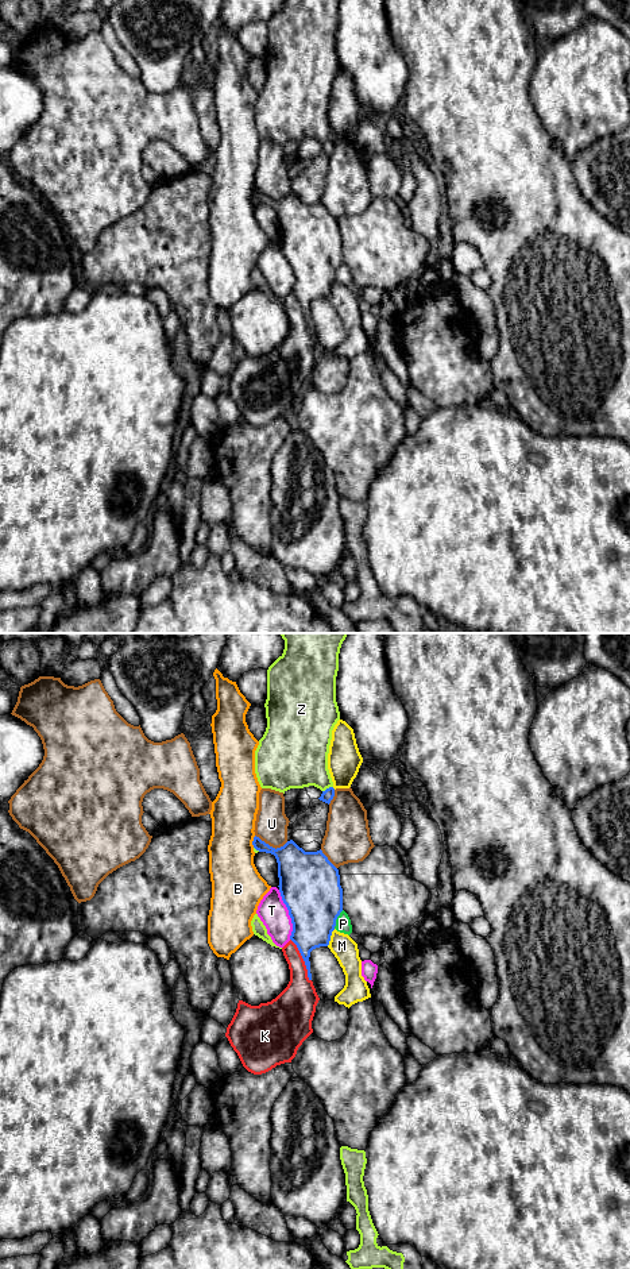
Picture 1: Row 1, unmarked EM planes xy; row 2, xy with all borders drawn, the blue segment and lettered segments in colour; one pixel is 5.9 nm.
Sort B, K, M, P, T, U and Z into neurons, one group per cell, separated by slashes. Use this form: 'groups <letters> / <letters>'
groups B / K P / M / T / U / Z

